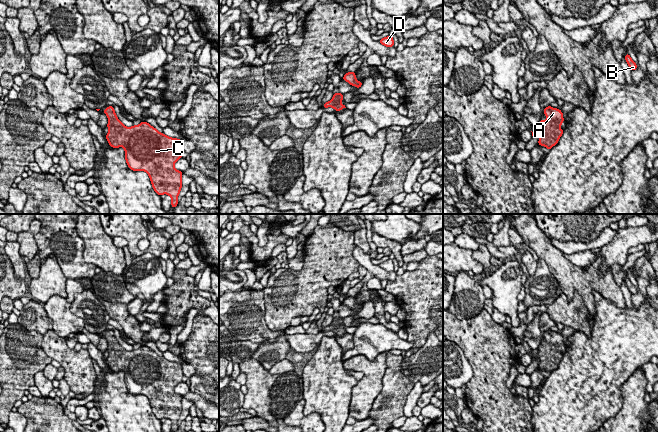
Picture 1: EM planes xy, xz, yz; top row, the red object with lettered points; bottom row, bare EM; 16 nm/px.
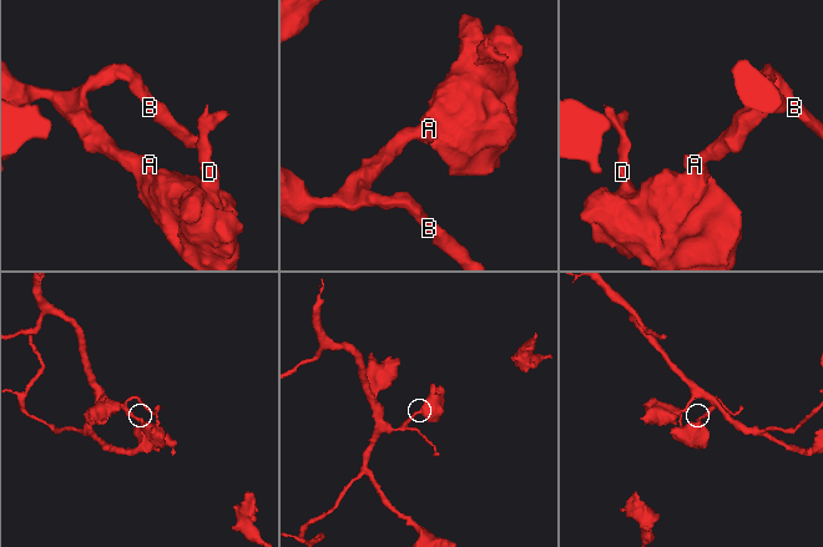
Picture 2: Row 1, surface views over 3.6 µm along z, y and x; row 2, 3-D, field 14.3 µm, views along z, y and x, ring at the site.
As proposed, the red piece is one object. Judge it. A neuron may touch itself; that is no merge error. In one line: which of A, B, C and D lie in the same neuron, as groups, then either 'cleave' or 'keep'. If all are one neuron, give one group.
groups A B C D; keep

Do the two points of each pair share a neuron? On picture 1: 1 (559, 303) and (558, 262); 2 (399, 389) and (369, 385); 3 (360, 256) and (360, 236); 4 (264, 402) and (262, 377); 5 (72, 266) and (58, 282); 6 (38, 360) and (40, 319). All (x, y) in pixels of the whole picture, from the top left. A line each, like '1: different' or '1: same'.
1: different
2: different
3: different
4: same
5: different
6: different

